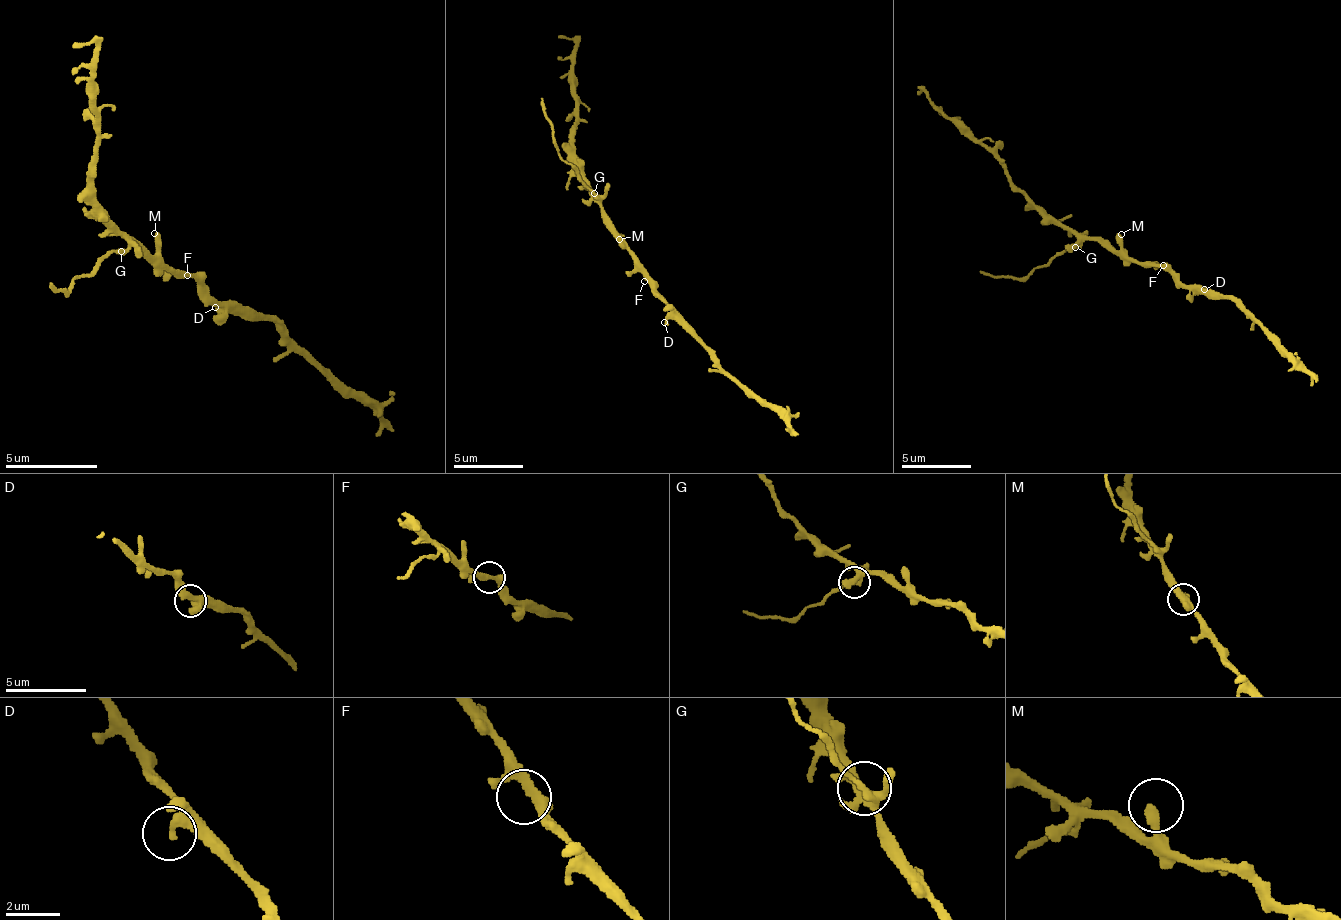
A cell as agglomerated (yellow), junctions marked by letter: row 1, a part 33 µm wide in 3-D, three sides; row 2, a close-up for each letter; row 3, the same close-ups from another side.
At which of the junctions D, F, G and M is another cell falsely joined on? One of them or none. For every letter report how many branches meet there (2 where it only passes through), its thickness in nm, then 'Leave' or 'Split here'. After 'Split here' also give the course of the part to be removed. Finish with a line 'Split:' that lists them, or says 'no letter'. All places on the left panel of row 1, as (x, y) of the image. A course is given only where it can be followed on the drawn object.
D: Branches: 3. Thickness 240 nm. Leave
F: Branches: 3. Thickness 280 nm. Leave
G: Branches: 3. Thickness 190 nm. Split here. Course of the part to remove: (122, 252), (108, 252), (67, 293), (48, 284)
M: Branches: 1. Thickness 360 nm. Leave
Split: G

